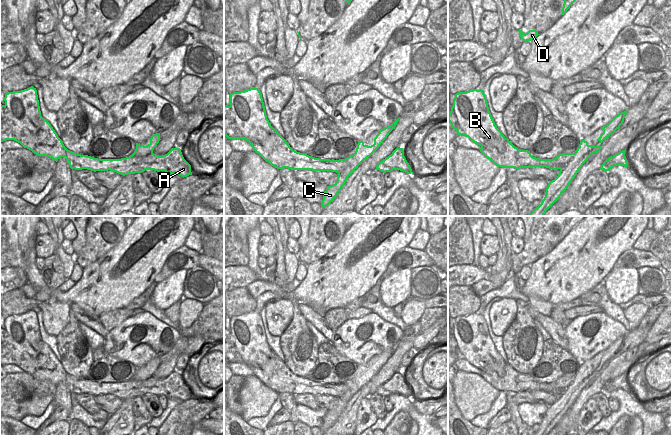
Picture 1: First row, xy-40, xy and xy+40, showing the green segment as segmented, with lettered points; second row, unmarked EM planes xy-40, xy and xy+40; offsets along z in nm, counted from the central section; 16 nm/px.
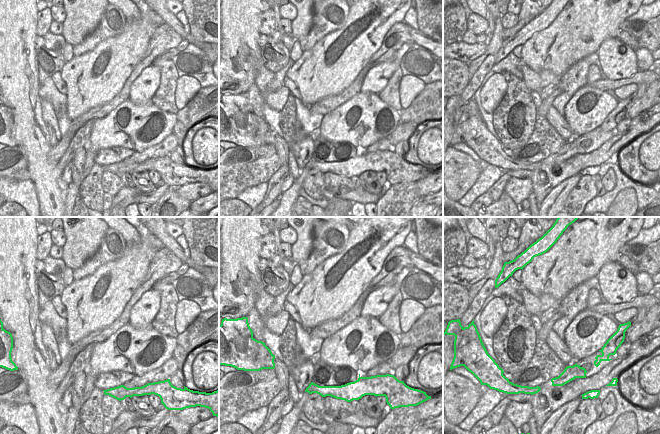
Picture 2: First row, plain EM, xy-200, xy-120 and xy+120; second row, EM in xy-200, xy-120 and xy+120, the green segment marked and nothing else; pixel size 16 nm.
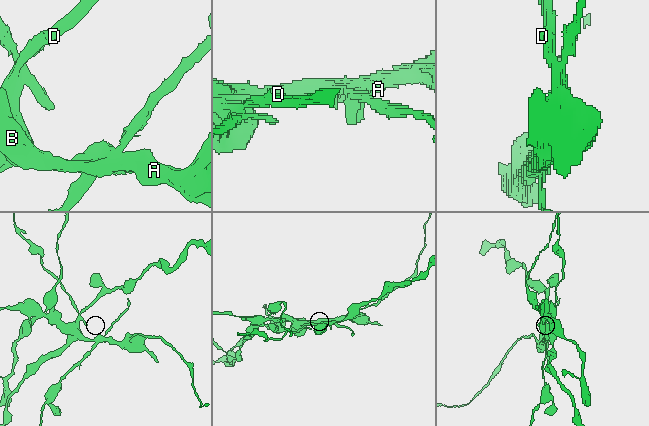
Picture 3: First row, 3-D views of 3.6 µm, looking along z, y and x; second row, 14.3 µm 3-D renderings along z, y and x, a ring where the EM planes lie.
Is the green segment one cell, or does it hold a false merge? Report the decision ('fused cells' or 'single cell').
fused cells

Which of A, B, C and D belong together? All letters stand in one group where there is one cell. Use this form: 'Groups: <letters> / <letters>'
Groups: A B D / C.

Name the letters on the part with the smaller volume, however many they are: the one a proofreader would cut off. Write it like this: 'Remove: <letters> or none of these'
Remove: C.

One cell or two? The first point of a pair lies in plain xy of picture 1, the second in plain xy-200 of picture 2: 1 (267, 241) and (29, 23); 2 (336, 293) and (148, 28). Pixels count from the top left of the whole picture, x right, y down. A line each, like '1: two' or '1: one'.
1: two
2: one

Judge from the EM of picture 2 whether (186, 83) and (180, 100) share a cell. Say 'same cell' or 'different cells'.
same cell

